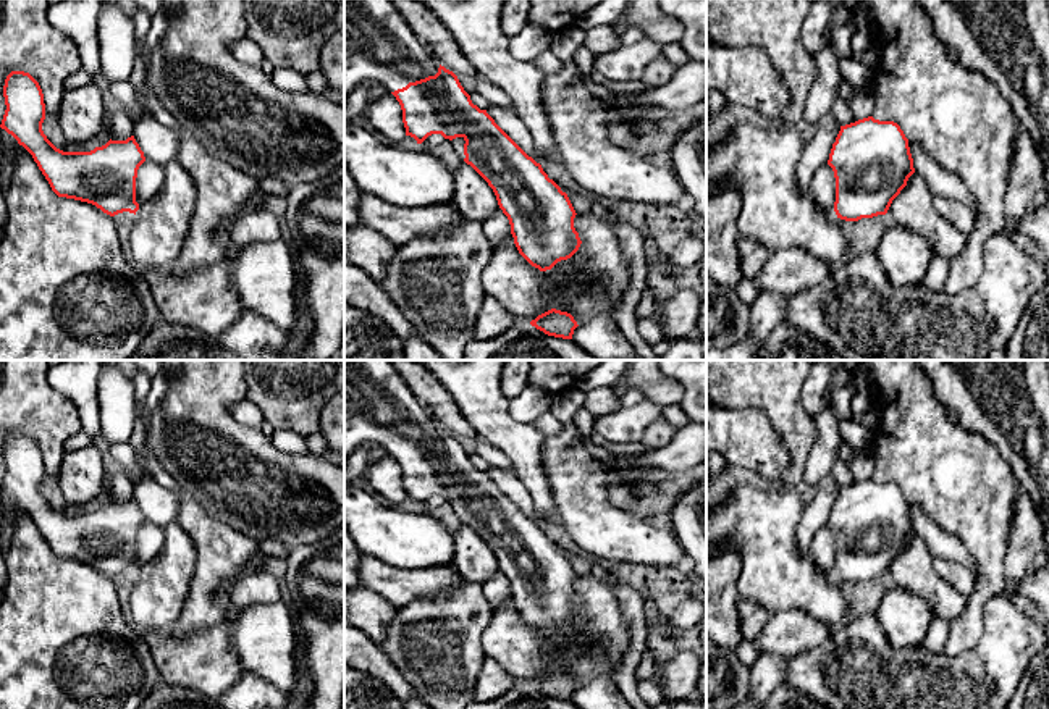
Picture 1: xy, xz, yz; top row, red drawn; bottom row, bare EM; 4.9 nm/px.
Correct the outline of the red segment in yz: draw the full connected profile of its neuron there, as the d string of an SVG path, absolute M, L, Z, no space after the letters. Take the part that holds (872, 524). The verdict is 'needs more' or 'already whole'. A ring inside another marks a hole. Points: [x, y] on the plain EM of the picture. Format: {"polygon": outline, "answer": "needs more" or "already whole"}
{"polygon": "M873 478L840 488L828 527L836 539L834 573L845 583L886 577L915 535L900 488Z", "answer": "already whole"}

